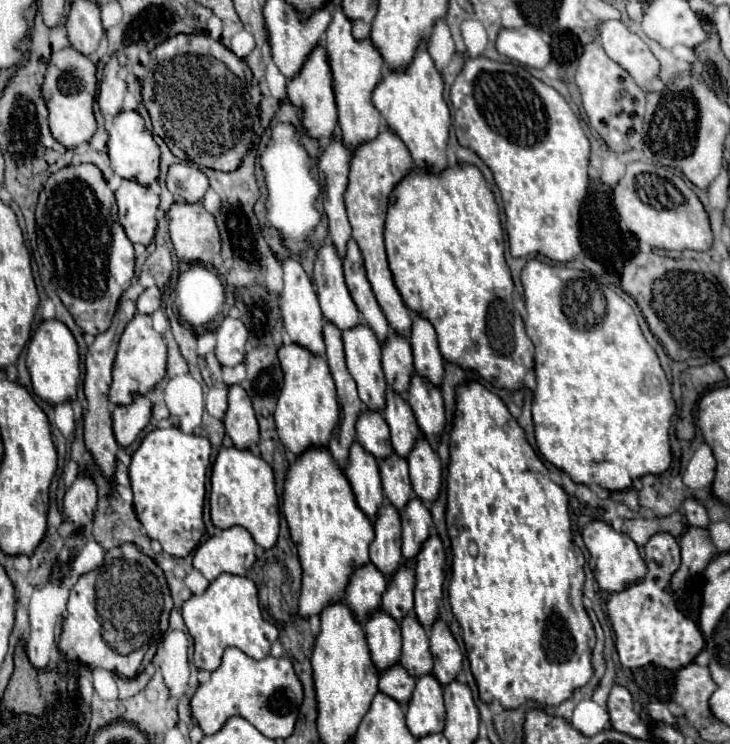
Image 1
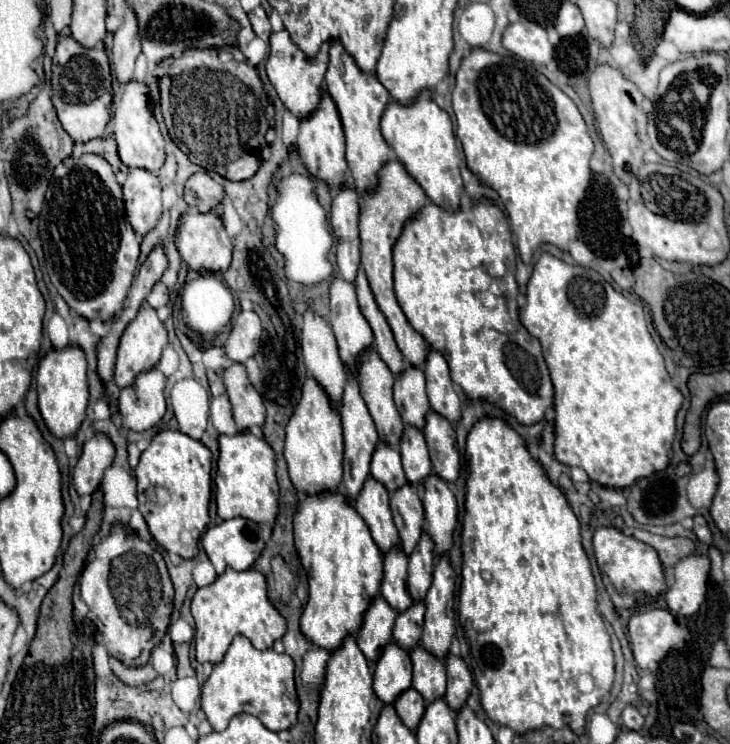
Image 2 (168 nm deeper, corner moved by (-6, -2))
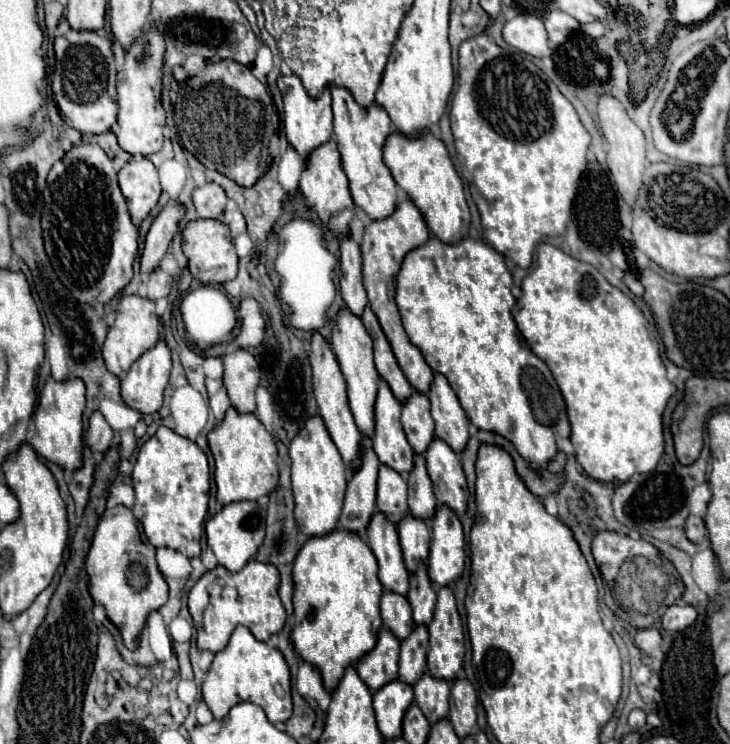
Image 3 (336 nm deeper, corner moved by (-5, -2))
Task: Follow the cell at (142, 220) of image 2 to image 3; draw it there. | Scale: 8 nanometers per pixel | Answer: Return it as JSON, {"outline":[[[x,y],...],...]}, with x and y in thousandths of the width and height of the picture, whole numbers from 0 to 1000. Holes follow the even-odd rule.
{"outline":[[[182,211],[163,230],[163,251],[174,267],[182,300],[190,302],[215,276],[221,262],[212,222],[201,211]]]}

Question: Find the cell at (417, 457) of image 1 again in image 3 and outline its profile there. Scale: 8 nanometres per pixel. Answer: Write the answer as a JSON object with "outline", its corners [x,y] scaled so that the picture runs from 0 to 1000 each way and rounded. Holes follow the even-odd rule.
{"outline":[[[601,681],[590,711],[593,727],[588,746],[588,778],[599,789],[621,786],[637,765],[637,724],[632,700],[615,681]]]}

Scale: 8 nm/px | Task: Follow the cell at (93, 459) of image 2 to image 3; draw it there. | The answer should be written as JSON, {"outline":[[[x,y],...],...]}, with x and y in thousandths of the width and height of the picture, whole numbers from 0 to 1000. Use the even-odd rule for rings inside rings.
{"outline":[[[127,552],[125,558],[125,569],[119,579],[119,598],[136,609],[147,606],[155,598],[155,577],[149,574],[149,569],[136,552]]]}

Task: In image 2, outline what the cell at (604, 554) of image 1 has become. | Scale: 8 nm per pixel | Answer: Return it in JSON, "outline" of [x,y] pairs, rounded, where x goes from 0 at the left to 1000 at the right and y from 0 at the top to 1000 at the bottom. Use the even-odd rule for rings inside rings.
{"outline":[[[819,708],[811,730],[829,792],[844,817],[870,819],[878,800],[885,805],[899,805],[912,794],[907,757],[890,733],[855,719],[844,708]]]}

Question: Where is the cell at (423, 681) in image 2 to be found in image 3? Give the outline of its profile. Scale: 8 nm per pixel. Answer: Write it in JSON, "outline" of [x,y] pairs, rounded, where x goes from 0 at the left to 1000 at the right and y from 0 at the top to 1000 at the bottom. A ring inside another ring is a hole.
{"outline":[[[582,905],[566,923],[568,929],[568,945],[579,956],[579,961],[588,966],[588,972],[599,972],[601,966],[612,964],[615,956],[615,918],[590,910]]]}

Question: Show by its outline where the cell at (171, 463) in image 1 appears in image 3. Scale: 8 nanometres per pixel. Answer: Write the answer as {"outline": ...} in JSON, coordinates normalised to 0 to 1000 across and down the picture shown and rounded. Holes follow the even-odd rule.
{"outline":[[[218,574],[188,609],[182,655],[182,690],[193,700],[207,733],[232,735],[256,749],[273,749],[273,727],[286,676],[286,622],[278,606],[232,574]]]}

